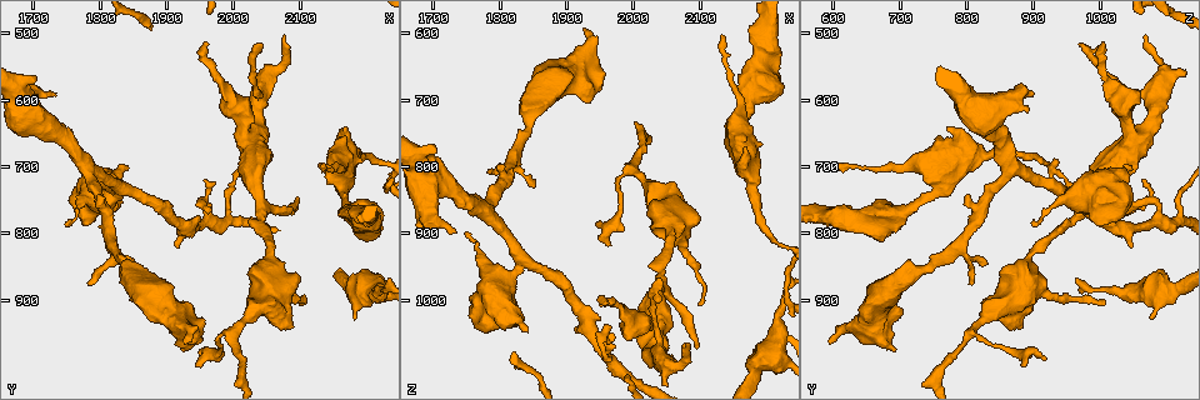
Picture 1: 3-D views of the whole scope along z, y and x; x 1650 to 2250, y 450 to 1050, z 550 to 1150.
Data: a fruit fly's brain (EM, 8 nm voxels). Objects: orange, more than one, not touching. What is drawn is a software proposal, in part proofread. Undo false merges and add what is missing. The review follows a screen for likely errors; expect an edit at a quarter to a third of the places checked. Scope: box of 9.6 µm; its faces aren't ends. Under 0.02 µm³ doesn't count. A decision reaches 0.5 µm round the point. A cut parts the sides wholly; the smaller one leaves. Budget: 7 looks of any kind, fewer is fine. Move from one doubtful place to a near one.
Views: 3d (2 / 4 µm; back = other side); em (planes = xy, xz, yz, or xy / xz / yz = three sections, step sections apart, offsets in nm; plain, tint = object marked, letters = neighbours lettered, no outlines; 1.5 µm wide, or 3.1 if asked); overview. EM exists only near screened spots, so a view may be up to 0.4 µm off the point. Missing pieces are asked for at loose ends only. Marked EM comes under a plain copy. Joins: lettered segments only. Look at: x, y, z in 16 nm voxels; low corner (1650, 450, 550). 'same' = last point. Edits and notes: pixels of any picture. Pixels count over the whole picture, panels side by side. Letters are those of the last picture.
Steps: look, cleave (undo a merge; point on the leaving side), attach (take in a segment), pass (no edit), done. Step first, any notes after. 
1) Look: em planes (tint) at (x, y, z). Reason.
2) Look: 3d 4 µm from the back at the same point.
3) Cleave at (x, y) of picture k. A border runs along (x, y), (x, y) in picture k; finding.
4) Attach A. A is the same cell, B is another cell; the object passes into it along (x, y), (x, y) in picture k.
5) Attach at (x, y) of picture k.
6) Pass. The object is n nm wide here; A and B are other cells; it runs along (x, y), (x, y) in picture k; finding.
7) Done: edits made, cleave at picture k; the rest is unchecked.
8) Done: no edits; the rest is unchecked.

Look: 3d 4 µm at (1850, 845, 835). Thin end.

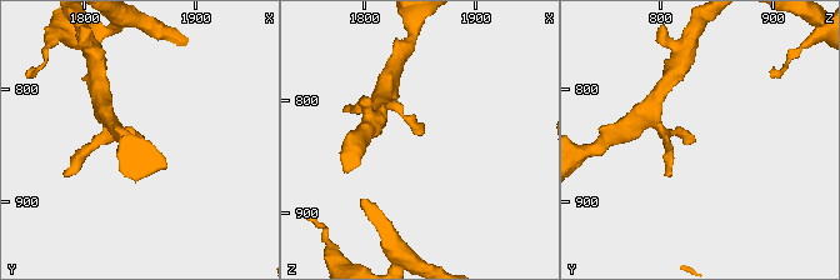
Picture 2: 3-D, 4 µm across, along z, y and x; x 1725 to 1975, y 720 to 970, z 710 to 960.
Look: em planes (letters) at (1850, 840, 832).

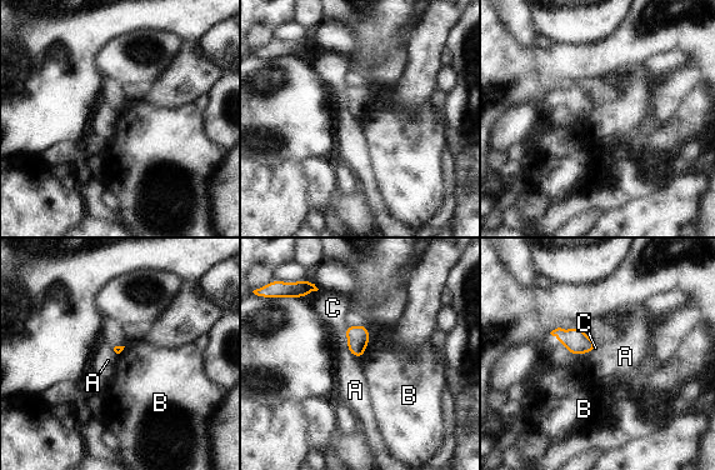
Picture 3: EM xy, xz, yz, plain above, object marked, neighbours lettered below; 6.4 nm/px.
Pass. A, B and C are other cells; a border runs along (370, 339), (361, 358) in picture 3; no lettered segment goes on from it.

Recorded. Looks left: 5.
Look: em xz step 4 (letters) at (1750, 785, 895). Tapers out.

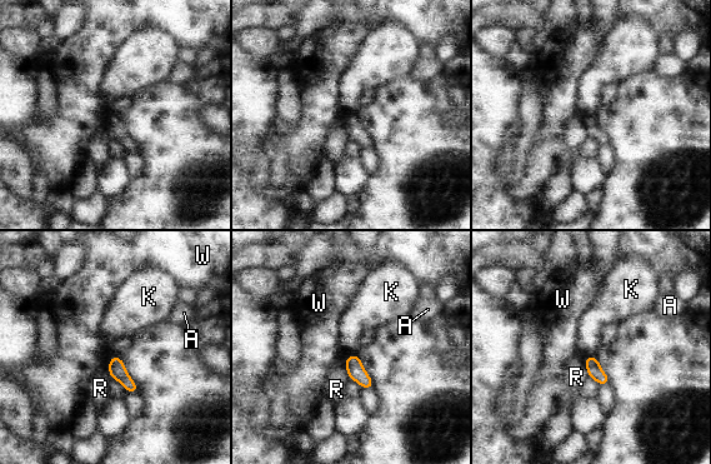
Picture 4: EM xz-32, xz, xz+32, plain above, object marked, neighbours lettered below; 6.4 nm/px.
Look: em planes (letters) at the same point. Cut it another way.

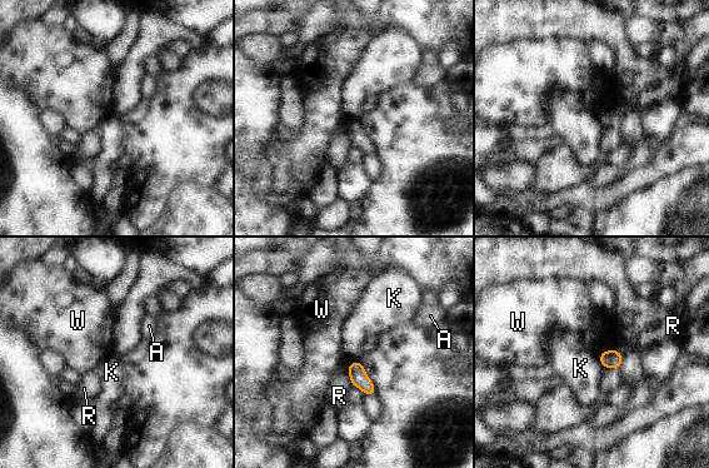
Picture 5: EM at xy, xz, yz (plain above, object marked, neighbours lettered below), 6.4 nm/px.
Pass. The longest contact is with W, 140 nm; A, K, R and W are other cells; a border runs along (598, 358), (604, 368) in picture 5; no lettered segment goes on from it.

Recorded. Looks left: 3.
Look: 3d 2 µm at (1705, 565, 785). Stops while still wide.

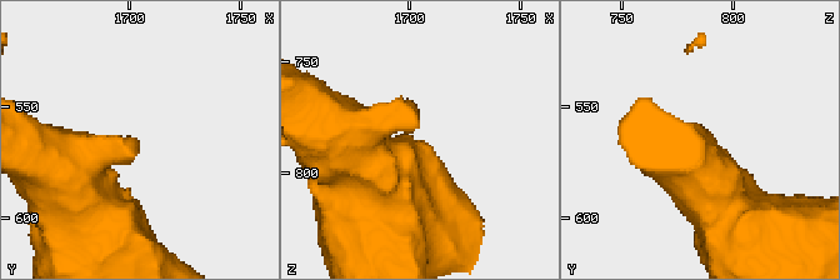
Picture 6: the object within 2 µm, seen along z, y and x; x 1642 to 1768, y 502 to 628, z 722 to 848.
Look: em yz step 8 (tint) at (1705, 564, 780). Shape alone is not enough.

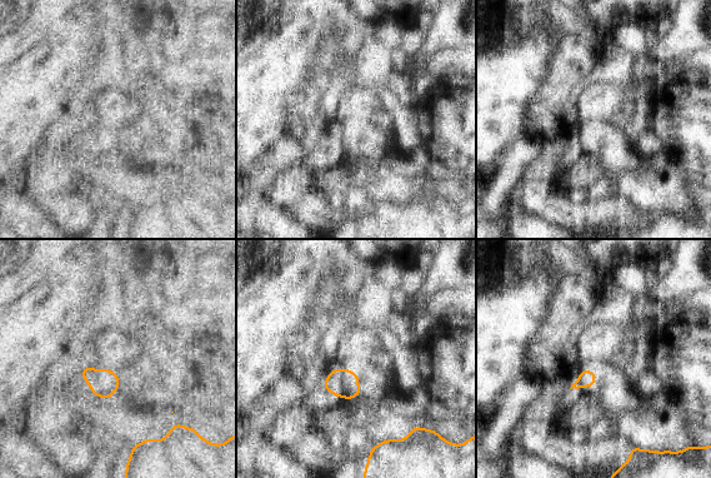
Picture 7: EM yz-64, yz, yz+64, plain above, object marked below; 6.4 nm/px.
Look: em planes (letters) at the same point. Cut it another way.

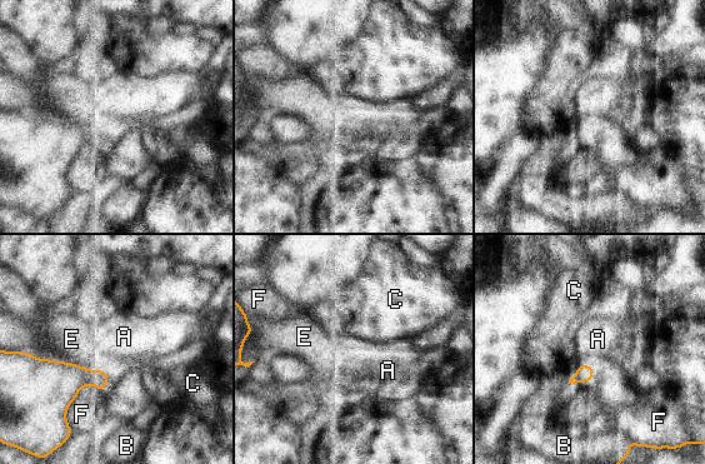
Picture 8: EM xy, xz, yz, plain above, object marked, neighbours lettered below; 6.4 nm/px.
Pass. A, B, C, E and F are other cells; a border runs along (580, 363), (588, 365) in picture 8; none of them fits.

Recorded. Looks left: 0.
Done: no edits; the rest is unchecked.

